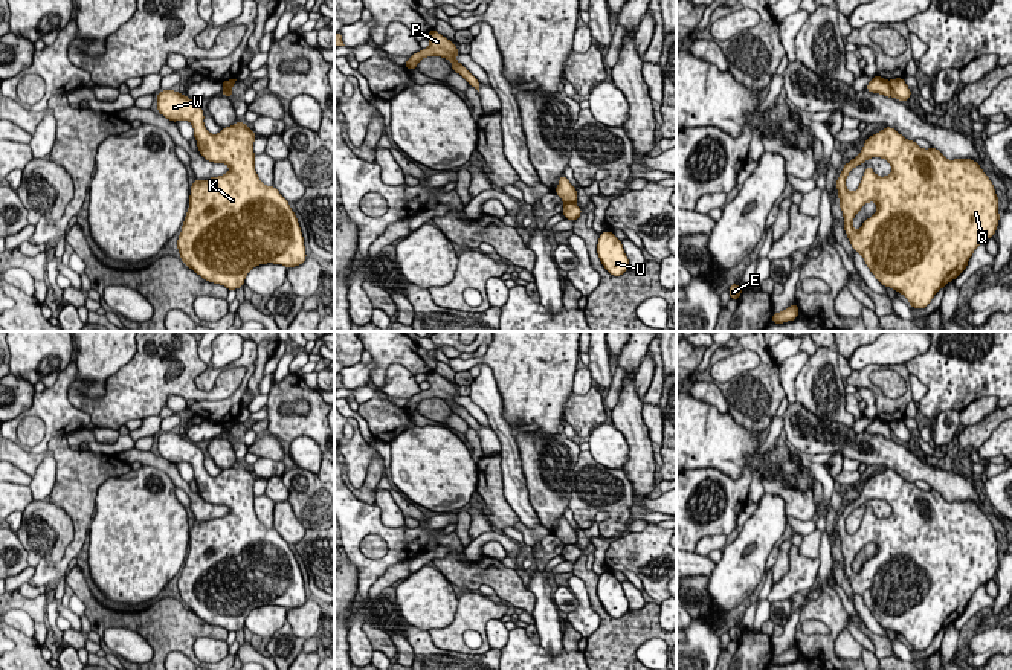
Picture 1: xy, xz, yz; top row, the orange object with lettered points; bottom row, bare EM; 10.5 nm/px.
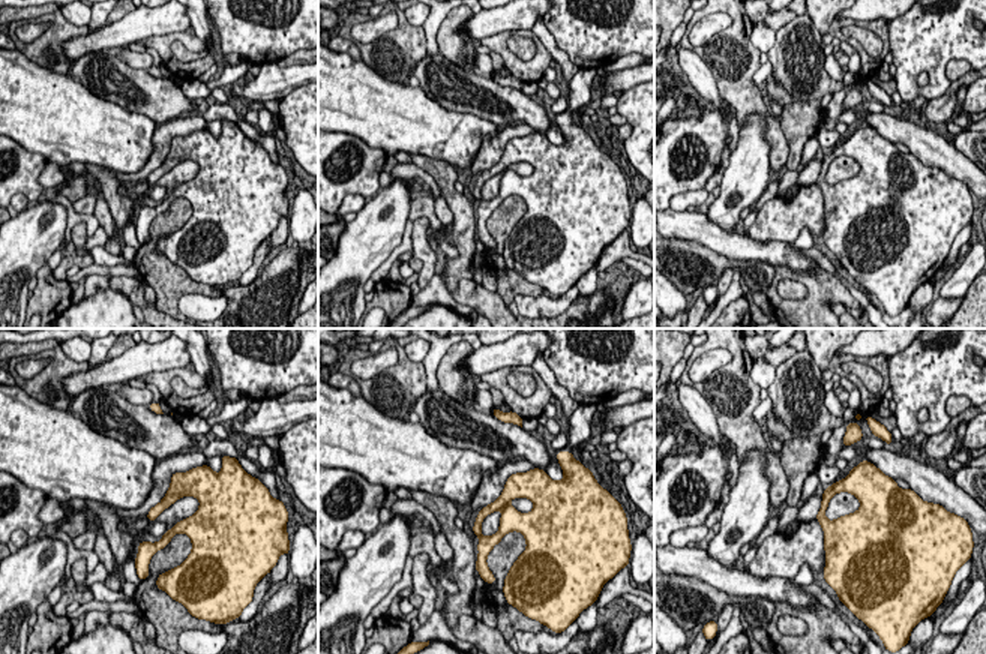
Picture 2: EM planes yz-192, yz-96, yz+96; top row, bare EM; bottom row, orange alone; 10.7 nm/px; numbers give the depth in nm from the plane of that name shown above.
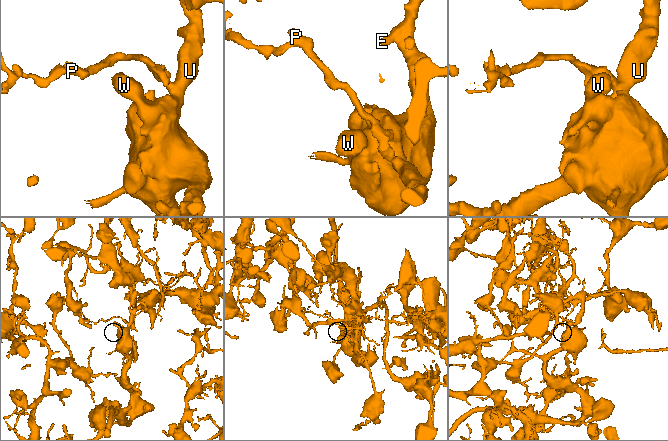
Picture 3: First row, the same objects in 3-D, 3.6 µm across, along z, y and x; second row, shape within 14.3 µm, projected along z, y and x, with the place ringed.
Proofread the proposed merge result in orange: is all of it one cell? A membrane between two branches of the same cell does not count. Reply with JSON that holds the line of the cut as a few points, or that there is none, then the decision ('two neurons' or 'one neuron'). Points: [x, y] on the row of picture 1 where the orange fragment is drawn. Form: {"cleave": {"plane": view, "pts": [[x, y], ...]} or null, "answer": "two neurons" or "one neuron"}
{"cleave": {"plane": "yz", "pts": [[889, 81], [893, 95]]}, "answer": "two neurons"}

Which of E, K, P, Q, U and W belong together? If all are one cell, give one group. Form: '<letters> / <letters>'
E K Q U W / P

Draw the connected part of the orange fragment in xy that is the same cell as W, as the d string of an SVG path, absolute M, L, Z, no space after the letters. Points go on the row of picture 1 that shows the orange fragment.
M172 89L157 93L157 111L172 122L189 121L198 153L209 162L229 166L224 176L194 180L189 209L177 240L182 261L208 282L221 284L227 290L243 287L246 275L259 264L301 266L307 253L298 218L279 191L259 180L255 171L253 130L238 121L211 134L203 124L203 108Z

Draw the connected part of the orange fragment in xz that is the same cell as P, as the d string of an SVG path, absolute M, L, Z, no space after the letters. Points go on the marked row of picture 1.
M435 29L427 32L427 40L430 41L430 46L427 49L421 49L420 52L411 55L404 67L408 70L414 70L423 58L441 56L450 60L452 70L459 73L467 81L469 85L472 85L479 92L479 81L469 72L467 67L464 67L461 63L455 60L456 55L461 55L458 52L458 47L450 40L438 34Z

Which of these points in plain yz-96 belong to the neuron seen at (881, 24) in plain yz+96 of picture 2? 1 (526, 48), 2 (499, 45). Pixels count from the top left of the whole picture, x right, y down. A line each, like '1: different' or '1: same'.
1: different
2: same

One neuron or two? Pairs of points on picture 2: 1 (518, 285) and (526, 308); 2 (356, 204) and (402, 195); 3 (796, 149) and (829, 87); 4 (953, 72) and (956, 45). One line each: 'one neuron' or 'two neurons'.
1: two neurons
2: two neurons
3: one neuron
4: two neurons

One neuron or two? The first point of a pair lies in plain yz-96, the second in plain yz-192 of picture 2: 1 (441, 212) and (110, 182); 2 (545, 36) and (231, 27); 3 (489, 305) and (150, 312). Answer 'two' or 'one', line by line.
1: two
2: two
3: one

